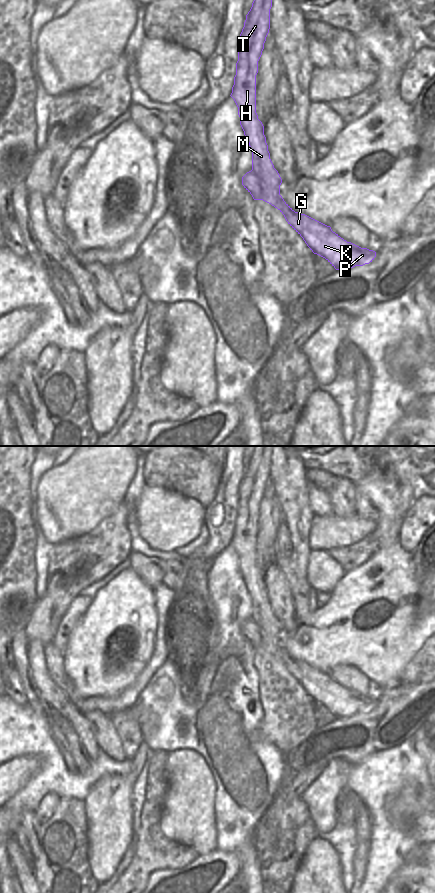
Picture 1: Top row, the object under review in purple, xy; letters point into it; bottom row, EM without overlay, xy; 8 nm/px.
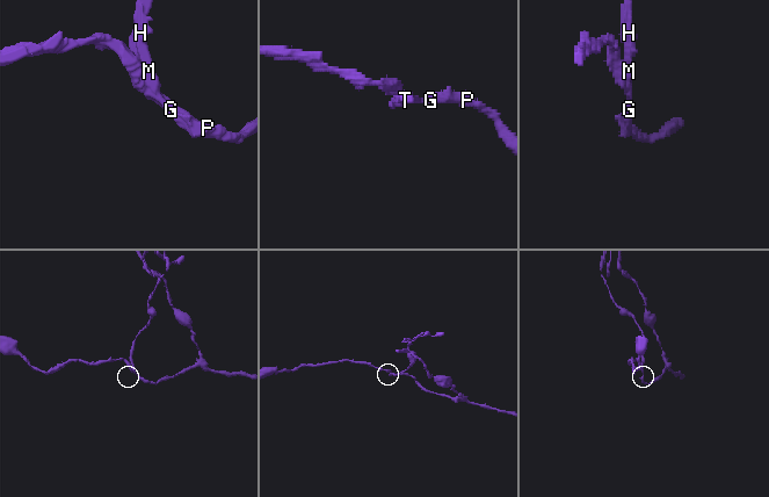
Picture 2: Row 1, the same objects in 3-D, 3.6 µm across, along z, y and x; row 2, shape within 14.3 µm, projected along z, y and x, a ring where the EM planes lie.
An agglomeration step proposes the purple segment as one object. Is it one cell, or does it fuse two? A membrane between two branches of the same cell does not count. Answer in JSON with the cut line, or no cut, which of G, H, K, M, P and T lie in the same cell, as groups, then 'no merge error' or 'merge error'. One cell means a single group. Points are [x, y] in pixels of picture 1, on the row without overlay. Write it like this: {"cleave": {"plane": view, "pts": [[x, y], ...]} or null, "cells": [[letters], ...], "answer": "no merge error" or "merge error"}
{"cleave": {"plane": "xy", "pts": [[273, 614], [267, 614], [264, 619], [254, 620], [251, 618]]}, "cells": [["G", "K", "P"], ["H", "M", "T"]], "answer": "merge error"}

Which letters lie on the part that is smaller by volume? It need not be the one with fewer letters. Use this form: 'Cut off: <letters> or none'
Cut off: H, M, T

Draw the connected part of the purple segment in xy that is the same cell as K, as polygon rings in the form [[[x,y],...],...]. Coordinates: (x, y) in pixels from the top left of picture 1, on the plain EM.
[[[271,614],[265,620],[247,620],[242,633],[254,648],[263,648],[277,656],[288,672],[303,686],[310,698],[325,706],[336,718],[369,712],[376,700],[347,690],[327,674],[305,662],[295,660],[280,643],[282,627]]]

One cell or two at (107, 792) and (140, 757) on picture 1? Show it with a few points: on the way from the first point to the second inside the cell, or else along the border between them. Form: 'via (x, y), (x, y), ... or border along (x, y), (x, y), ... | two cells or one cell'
via (118, 784), (123, 784), (135, 772), (136, 768) | one cell

